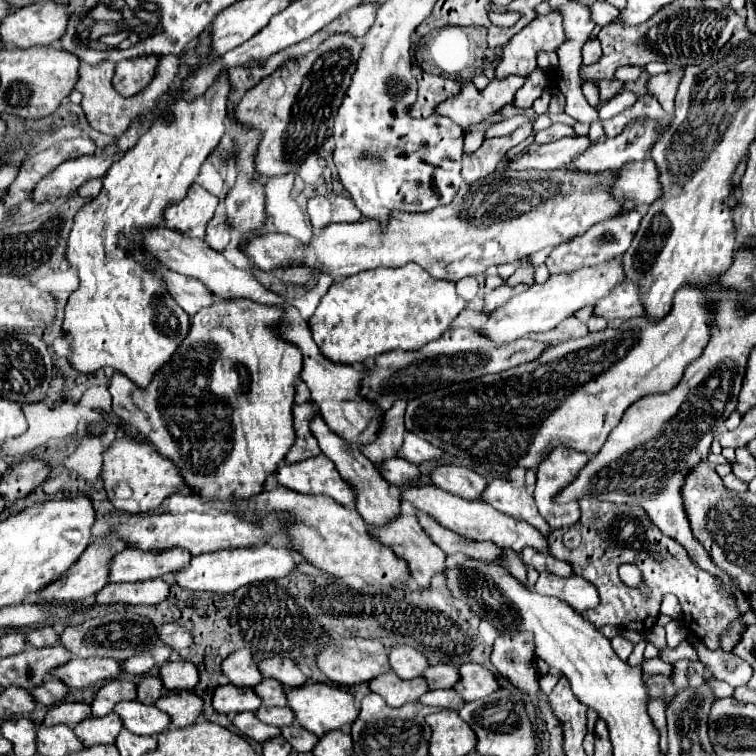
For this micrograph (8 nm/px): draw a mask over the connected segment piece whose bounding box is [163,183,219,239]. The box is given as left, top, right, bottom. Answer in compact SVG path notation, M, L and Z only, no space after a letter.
M193 183L187 191L187 197L167 207L163 213L165 225L173 231L187 233L189 237L203 239L205 225L213 217L219 201L211 193L207 193L203 187Z

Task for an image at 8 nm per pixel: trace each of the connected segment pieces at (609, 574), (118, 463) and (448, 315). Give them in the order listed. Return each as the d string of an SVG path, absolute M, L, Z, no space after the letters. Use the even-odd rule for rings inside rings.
M581 499L579 505L583 513L575 527L551 531L547 543L553 557L567 561L573 573L593 583L599 593L601 603L593 611L583 613L583 619L595 627L615 625L625 631L649 633L655 625L655 617L659 617L659 599L673 593L681 603L683 627L701 639L707 649L721 649L721 633L741 615L735 601L721 589L721 581L695 565L687 557L687 551L675 539L663 535L639 505L615 505L599 499ZM625 559L643 571L643 581L651 589L649 597L621 583L617 569ZM623 611L627 611L625 617Z
M117 439L103 455L103 481L105 481L105 491L109 501L127 513L145 513L153 511L155 507L161 505L165 497L169 497L177 487L185 493L191 495L183 479L179 477L179 471L171 461L163 459L155 447L139 443L135 439Z
M405 265L399 269L375 269L363 271L333 283L327 295L321 299L317 311L309 319L309 327L313 339L321 353L333 361L343 365L363 363L367 357L377 357L391 349L421 349L425 343L441 337L449 323L467 307L467 303L457 297L455 283L431 277L427 271L419 269L419 265Z

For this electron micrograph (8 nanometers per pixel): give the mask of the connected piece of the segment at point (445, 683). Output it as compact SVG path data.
M435 665L423 671L423 679L429 689L447 689L455 685L455 679L459 679L459 673L457 673L457 667L453 665Z

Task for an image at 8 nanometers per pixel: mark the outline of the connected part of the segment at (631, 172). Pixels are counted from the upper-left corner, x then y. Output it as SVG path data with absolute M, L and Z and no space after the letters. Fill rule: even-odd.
M645 159L623 165L613 193L615 197L629 199L635 205L651 205L651 201L655 201L661 193L655 163L651 159Z

